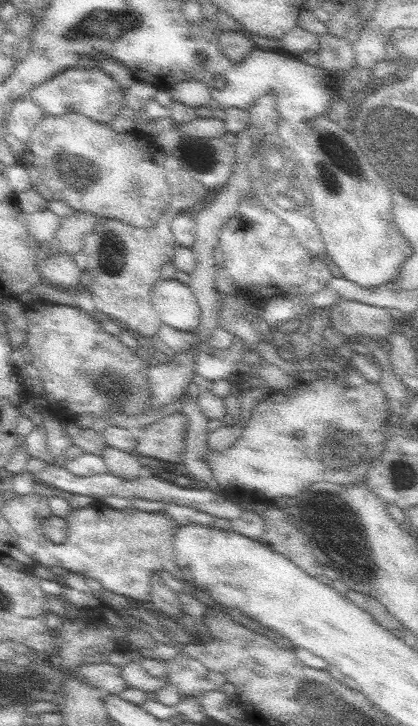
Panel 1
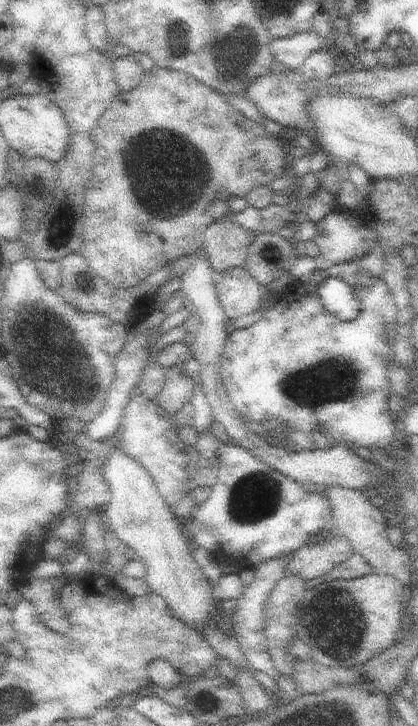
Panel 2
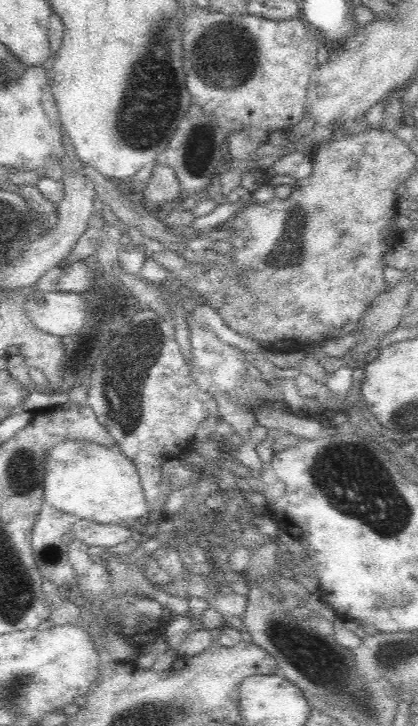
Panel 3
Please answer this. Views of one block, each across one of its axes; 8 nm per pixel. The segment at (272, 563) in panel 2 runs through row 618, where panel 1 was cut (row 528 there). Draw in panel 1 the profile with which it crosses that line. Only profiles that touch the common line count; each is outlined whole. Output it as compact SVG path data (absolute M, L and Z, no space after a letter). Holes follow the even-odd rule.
M49 464L45 466L37 476L37 482L47 486L47 488L53 488L53 492L61 494L61 496L87 496L87 498L107 498L107 496L117 496L117 498L127 498L131 500L133 496L137 498L143 498L143 500L157 500L157 502L163 502L163 504L175 504L175 506L189 506L189 508L195 508L199 512L205 512L205 514L211 514L215 520L227 520L231 524L231 530L245 536L245 538L251 538L251 540L259 540L263 530L265 530L265 522L263 522L263 514L257 514L257 512L245 512L239 508L237 502L231 502L223 496L217 496L215 492L211 492L211 488L205 488L205 486L193 486L193 488L181 488L173 482L165 482L161 478L157 478L155 474L151 474L151 468L141 468L139 472L139 478L135 482L127 482L127 480L119 480L115 476L111 476L109 472L103 472L103 474L95 474L95 476L89 476L89 478L77 478L73 476L71 472L67 472L67 468L61 468L61 466L55 466L55 464Z

